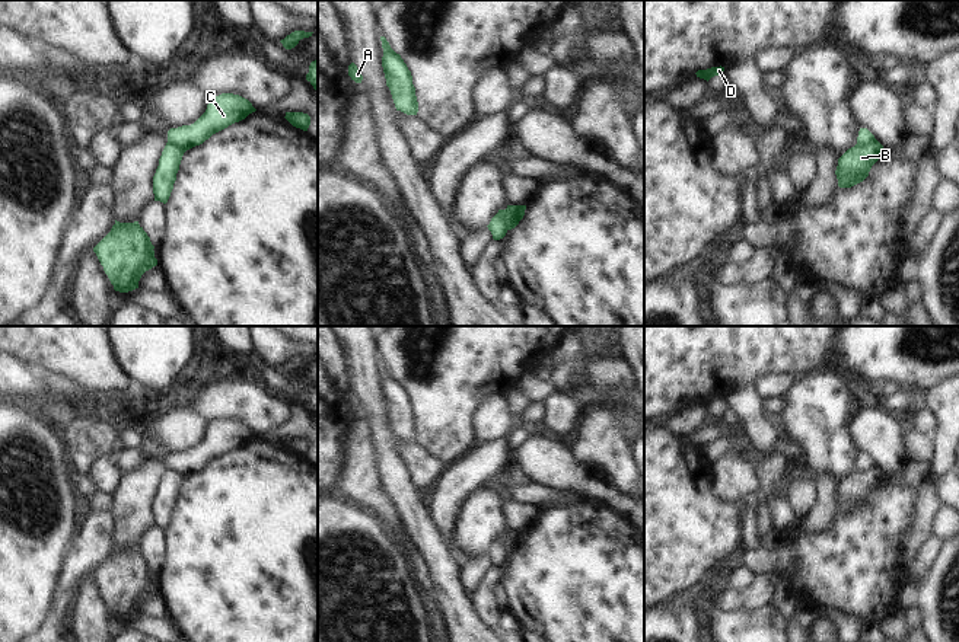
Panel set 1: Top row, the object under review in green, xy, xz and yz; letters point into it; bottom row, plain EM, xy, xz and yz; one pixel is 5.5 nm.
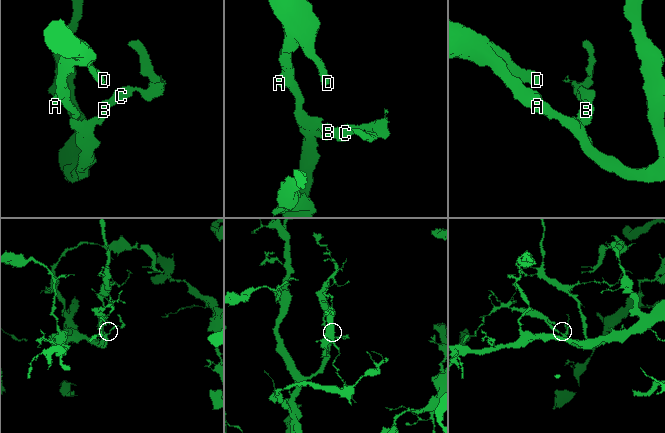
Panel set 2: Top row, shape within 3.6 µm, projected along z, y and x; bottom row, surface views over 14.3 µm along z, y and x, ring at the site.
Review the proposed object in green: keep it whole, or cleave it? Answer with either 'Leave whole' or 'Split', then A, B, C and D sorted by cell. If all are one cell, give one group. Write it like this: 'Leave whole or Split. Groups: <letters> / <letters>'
Split. Groups: A B D / C

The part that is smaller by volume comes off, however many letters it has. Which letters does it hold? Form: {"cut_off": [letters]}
{"cut_off": ["C"]}

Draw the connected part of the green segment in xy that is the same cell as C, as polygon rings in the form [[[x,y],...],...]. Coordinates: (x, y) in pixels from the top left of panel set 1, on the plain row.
[[[222,419],[210,422],[206,438],[194,450],[168,457],[168,469],[187,477],[255,437],[252,429],[239,421]]]

